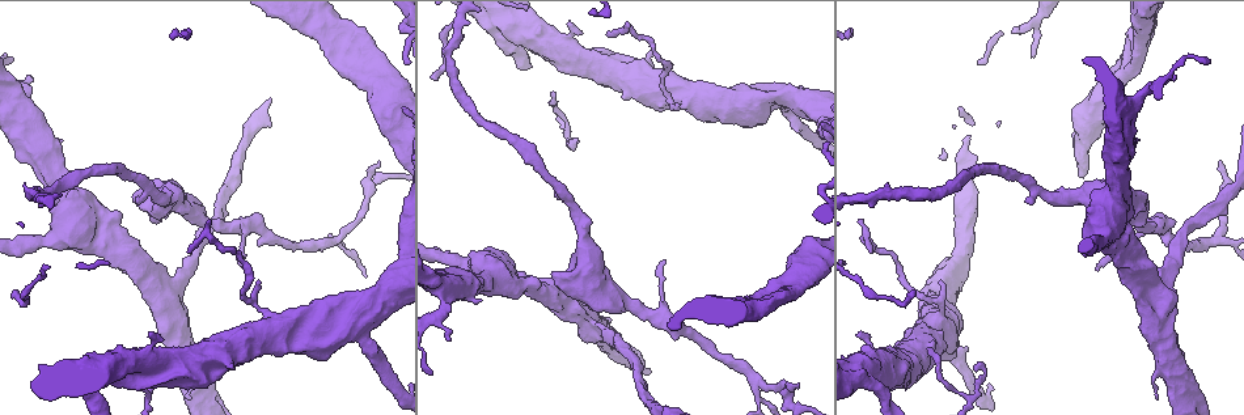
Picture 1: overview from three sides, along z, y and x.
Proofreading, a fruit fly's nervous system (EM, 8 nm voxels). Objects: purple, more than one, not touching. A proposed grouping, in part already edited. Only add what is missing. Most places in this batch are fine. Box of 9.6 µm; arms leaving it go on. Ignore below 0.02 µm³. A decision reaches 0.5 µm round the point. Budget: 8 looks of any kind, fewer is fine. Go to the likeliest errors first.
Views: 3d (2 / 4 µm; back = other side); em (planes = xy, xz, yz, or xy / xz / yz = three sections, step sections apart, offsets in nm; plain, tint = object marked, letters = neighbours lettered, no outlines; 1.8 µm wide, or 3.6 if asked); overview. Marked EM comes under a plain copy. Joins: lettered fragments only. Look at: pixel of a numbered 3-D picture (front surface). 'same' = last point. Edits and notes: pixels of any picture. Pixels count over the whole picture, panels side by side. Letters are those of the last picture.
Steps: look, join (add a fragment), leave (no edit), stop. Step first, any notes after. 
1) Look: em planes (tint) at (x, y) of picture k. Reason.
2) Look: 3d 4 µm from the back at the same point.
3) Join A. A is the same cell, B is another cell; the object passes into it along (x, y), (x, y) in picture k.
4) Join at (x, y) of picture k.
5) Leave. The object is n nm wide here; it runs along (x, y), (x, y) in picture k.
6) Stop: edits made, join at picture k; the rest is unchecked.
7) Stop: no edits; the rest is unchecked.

Look: em 3.6 µm xz step 16 (tint) at (863, 380) of picture 1. Arms part here.

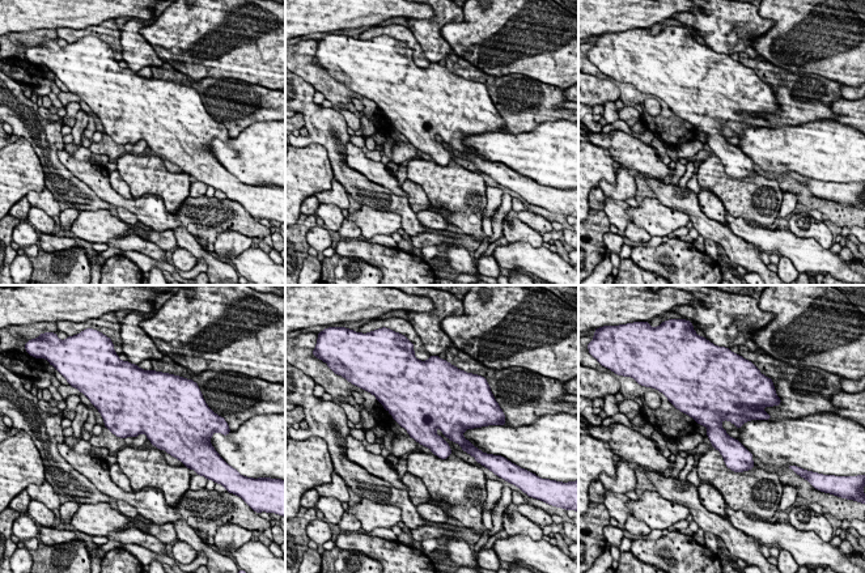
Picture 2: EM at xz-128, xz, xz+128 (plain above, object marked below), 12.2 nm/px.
Look: em 3.6 µm xz step 16 (letters) at the same point.

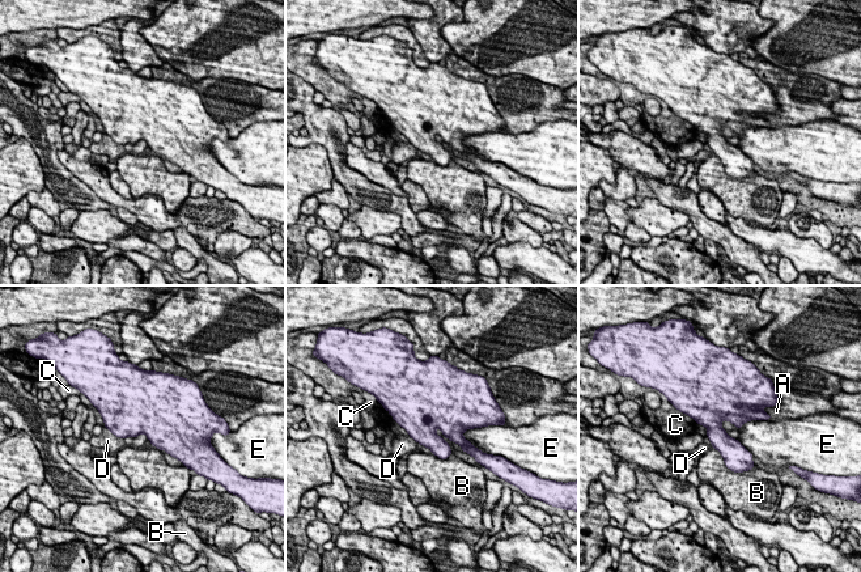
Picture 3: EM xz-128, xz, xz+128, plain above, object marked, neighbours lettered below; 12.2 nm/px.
Leave. The longest contact is with B, 500 nm; A, B, C, D and E are other cells; a border runs along (466, 428), (463, 436), (475, 446) in picture 3; none of them fits.

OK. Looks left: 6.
Look: 3d 4 µm from the back at (92, 228) of picture 1. Touches itself.

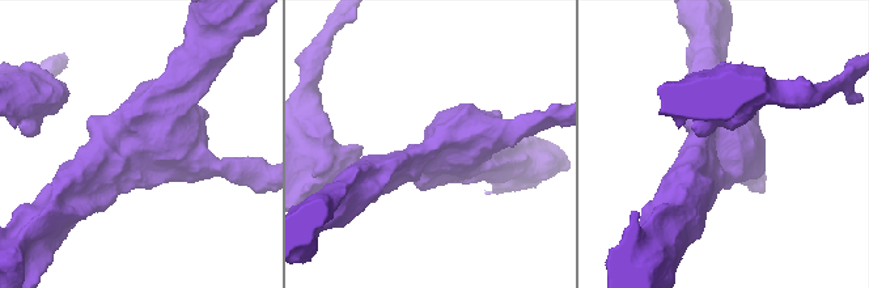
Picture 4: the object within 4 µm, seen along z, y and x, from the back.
Look: em 3.6 µm planes (letters) at (137, 145) of picture 4.

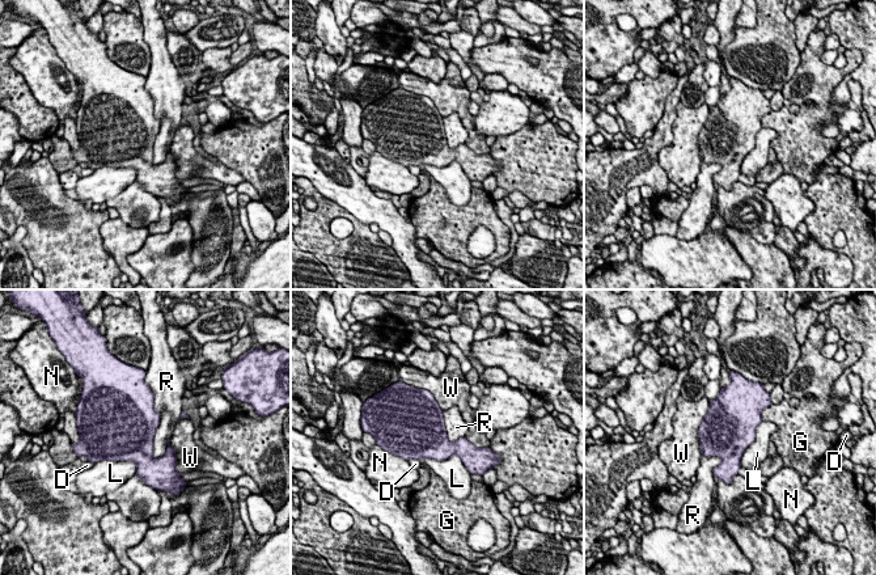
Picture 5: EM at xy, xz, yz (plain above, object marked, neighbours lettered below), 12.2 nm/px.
Leave. The object is 500 nm wide here; D, G, L, N, R and W are other cells; a border runs along (151, 392), (160, 417), (157, 459) in picture 5; no lettered fragment goes on from it.

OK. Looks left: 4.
Look: 3d 2 µm at (1220, 161) of picture 1. Tapers out.

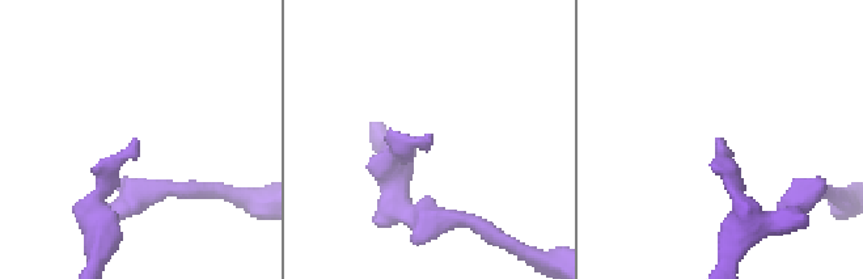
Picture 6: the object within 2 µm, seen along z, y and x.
Look: em yz step 4 (tint) at (718, 140) of picture 6.

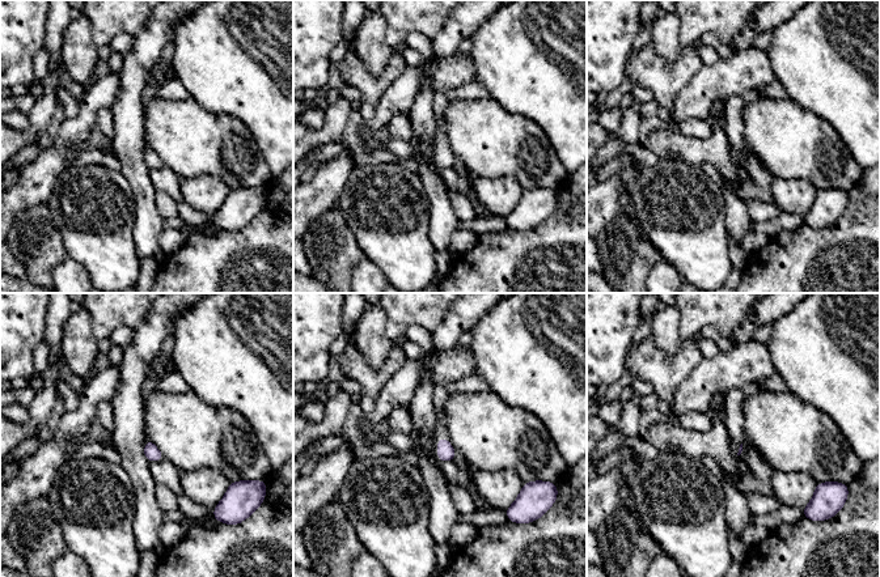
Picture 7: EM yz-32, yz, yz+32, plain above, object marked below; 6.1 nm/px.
Look: em planes (letters) at the same point. Cut it another way.

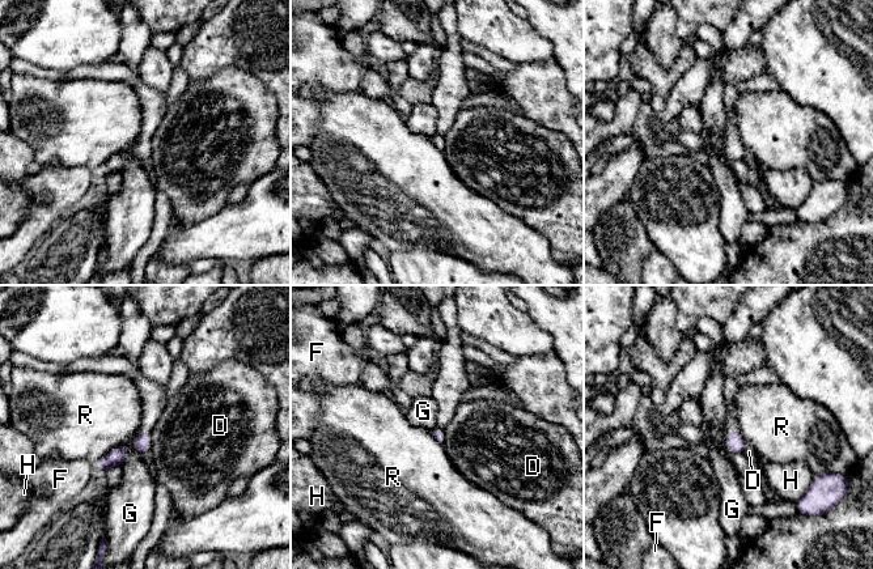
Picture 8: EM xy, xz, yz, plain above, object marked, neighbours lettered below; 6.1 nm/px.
Leave. D, F, G, H and R are other cells; a border runs along (126, 446), (128, 451), (119, 466) in picture 8; none of them fits.

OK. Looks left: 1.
Stop: no edits; the rest is unchecked.

